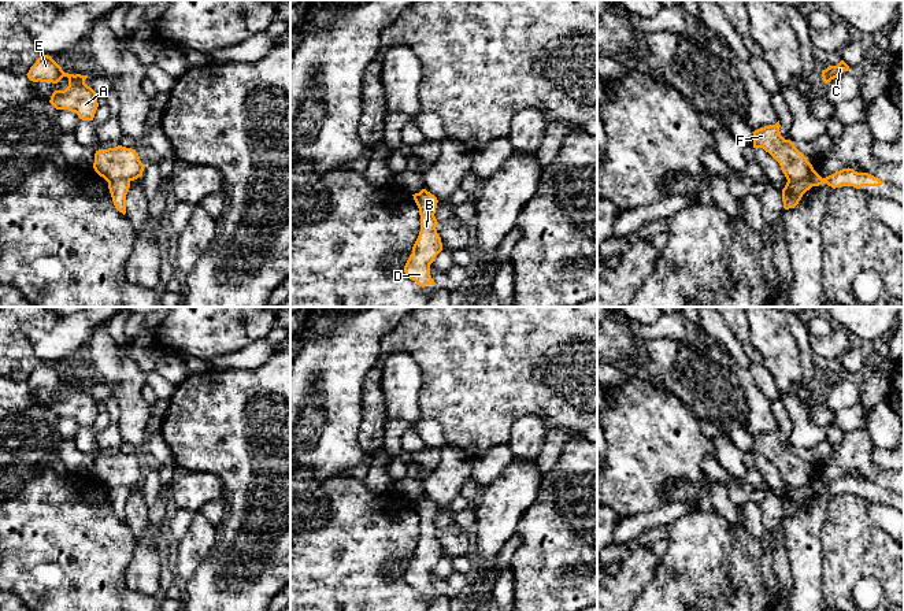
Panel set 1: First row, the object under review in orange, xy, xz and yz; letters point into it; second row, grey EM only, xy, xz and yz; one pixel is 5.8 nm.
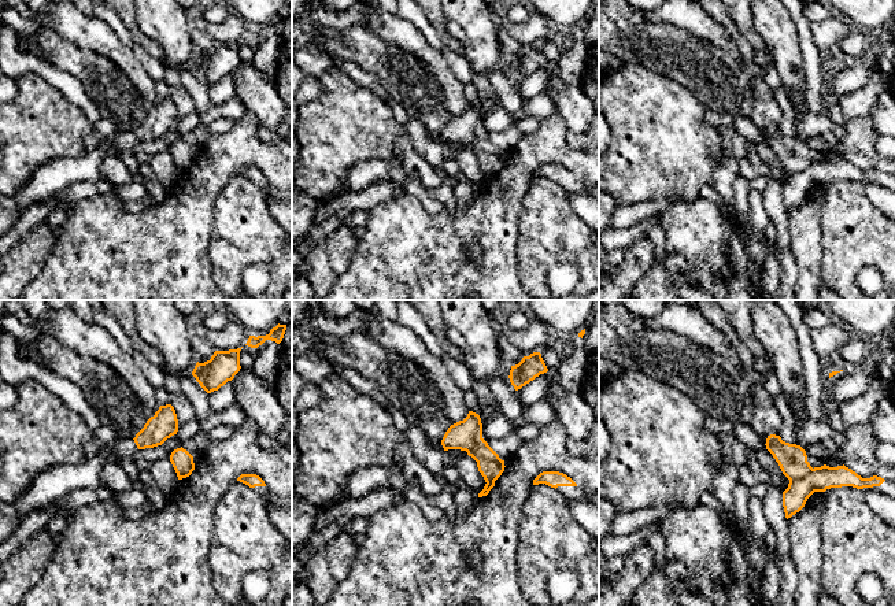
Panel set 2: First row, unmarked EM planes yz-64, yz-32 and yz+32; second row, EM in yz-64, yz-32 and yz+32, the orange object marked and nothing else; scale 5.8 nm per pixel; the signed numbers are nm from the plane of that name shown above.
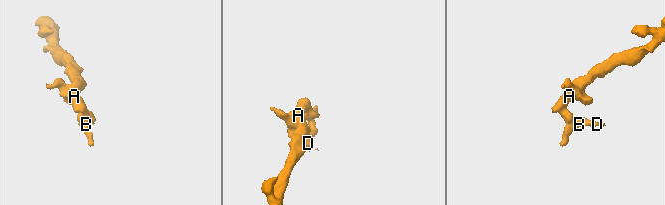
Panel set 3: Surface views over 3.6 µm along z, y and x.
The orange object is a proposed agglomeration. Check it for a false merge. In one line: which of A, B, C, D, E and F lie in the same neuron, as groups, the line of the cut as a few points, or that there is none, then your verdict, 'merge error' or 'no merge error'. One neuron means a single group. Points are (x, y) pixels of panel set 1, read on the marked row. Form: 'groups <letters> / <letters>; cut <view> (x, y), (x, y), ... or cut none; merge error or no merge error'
groups A C E F / B D; cut yz (812, 169), (807, 176), (788, 181); merge error

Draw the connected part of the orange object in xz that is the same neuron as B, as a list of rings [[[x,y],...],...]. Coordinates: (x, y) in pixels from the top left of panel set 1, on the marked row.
[[[426,189],[419,192],[416,205],[420,215],[420,232],[404,266],[405,275],[422,288],[436,284],[430,275],[430,264],[442,251],[441,237],[436,229],[438,223],[434,216],[437,203],[437,197]]]

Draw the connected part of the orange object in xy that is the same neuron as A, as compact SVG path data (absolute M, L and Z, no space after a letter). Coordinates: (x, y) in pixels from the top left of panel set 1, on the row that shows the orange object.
M42 53L26 75L33 82L52 84L58 84L63 77L67 77L68 86L64 90L55 90L49 103L56 110L75 112L82 121L93 121L99 103L96 92L85 84L86 75L64 73L51 56Z

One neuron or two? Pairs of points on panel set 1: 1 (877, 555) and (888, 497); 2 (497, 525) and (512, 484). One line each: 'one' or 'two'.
1: two
2: one

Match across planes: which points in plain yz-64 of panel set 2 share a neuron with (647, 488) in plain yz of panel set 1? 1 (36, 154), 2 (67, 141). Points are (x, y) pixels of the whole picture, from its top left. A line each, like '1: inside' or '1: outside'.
1: inside
2: inside

